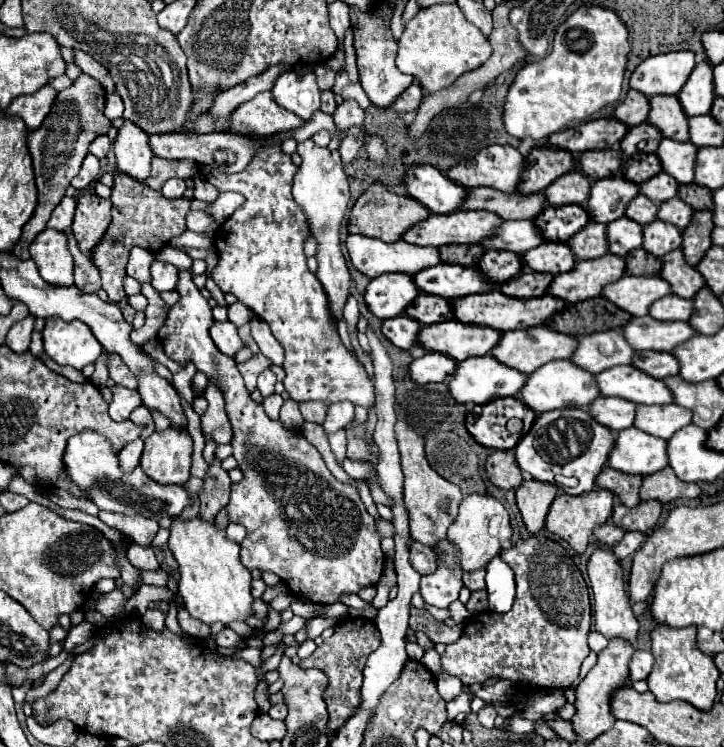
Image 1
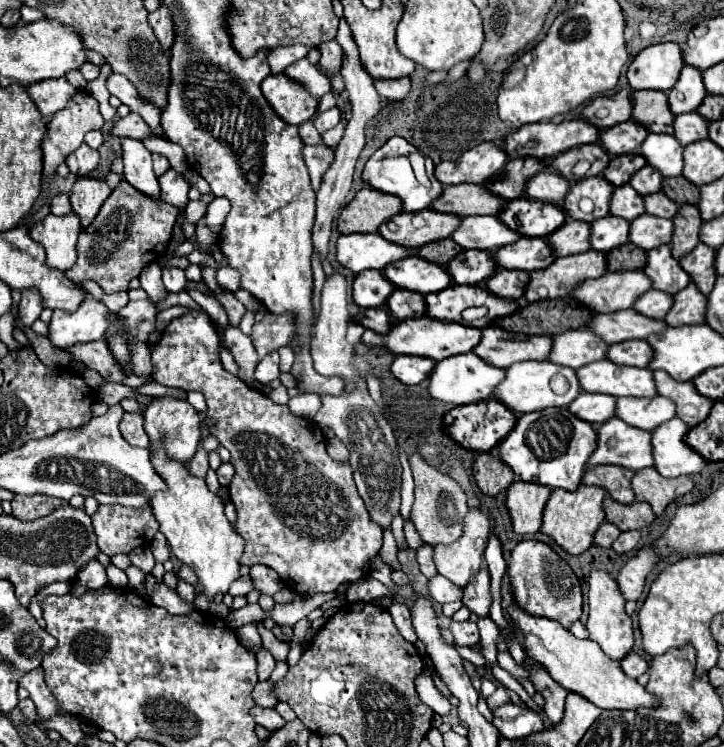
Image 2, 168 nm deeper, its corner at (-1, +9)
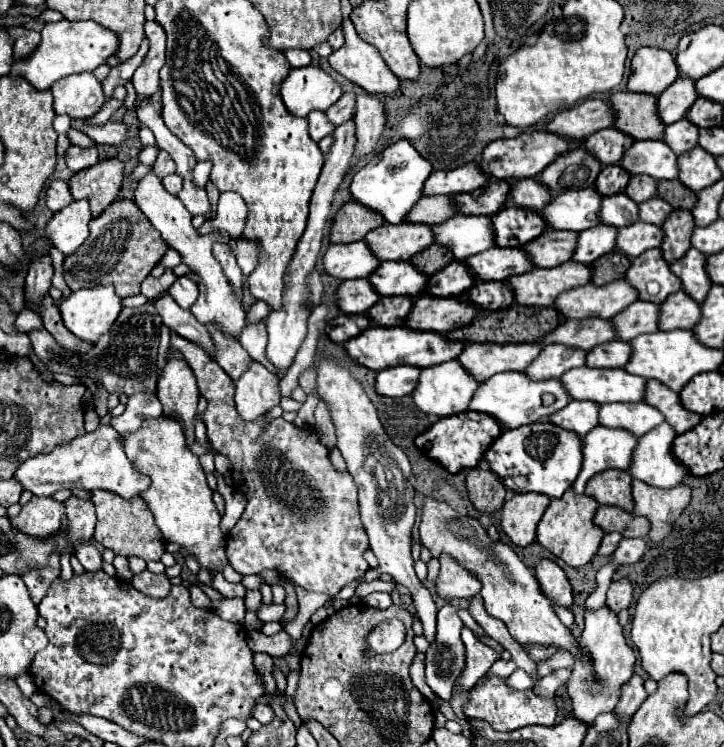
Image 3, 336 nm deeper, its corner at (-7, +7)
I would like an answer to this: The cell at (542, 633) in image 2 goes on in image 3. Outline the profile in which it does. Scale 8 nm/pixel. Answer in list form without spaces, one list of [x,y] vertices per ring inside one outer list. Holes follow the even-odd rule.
[[[428,497],[424,501],[424,513],[420,521],[420,539],[422,545],[432,553],[432,557],[440,557],[442,553],[446,553],[462,563],[462,567],[468,569],[472,575],[476,575],[476,579],[482,583],[480,597],[484,601],[486,613],[494,619],[500,619],[520,645],[554,643],[560,647],[560,651],[570,651],[574,657],[580,653],[578,641],[574,641],[568,627],[562,625],[562,621],[556,617],[550,599],[542,595],[532,571],[518,559],[510,545],[492,541],[478,519],[458,517],[458,513],[444,501]]]

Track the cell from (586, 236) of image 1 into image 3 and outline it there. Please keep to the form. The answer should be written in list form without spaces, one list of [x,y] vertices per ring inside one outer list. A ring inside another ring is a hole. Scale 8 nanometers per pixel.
[[[544,229],[544,233],[540,237],[528,241],[526,247],[520,247],[520,249],[524,249],[524,253],[530,255],[534,267],[550,269],[550,267],[558,267],[558,265],[566,263],[572,257],[574,247],[576,247],[576,233],[574,231],[552,231],[552,229]]]

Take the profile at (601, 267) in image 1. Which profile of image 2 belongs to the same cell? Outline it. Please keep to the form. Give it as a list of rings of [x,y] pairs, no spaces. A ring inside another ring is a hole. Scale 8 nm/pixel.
[[[594,249],[570,257],[558,257],[554,265],[530,273],[530,285],[526,287],[524,297],[534,303],[542,299],[560,299],[572,293],[574,287],[582,281],[600,277],[606,273],[606,255]]]

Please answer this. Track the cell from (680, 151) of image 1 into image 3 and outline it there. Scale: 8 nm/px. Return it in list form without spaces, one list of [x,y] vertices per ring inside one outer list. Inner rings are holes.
[[[660,139],[634,141],[624,157],[620,159],[620,167],[630,175],[650,175],[654,179],[676,179],[678,165],[672,149]]]

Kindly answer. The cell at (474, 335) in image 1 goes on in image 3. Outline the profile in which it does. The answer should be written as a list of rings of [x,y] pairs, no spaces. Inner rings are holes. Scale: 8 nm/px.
[[[368,327],[356,339],[346,341],[344,347],[346,347],[348,357],[356,365],[368,367],[372,371],[382,371],[396,365],[412,365],[412,367],[422,369],[422,367],[456,359],[462,353],[464,343],[448,341],[446,337],[430,333],[430,331],[412,331],[408,327]]]

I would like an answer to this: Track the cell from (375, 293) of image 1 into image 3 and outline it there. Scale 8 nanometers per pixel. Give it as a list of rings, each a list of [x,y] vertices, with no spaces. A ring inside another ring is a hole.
[[[352,279],[340,283],[336,297],[336,305],[342,313],[364,315],[378,301],[380,295],[372,289],[368,279]]]

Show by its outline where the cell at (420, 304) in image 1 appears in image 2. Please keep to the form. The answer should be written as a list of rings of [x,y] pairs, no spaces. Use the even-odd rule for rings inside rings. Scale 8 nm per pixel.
[[[396,289],[388,301],[386,309],[394,319],[414,319],[426,315],[426,297],[422,293],[410,293],[406,289]]]

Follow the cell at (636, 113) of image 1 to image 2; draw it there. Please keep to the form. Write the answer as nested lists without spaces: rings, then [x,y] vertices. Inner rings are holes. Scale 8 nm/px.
[[[626,87],[608,97],[596,97],[584,111],[584,119],[592,125],[606,129],[618,123],[624,123],[632,117],[632,89]]]

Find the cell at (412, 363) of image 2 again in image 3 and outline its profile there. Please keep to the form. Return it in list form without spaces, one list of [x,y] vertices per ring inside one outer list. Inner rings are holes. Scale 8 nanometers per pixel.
[[[390,367],[376,373],[376,391],[382,397],[404,397],[416,387],[418,367]]]

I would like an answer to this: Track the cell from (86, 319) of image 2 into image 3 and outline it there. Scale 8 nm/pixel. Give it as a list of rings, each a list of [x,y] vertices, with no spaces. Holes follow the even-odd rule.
[[[112,285],[80,289],[60,303],[64,325],[88,343],[94,343],[100,335],[108,333],[120,311],[122,299],[114,293]]]

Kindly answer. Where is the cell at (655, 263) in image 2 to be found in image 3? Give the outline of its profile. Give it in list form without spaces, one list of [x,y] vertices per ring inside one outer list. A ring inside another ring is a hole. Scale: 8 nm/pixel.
[[[648,249],[640,257],[632,259],[624,277],[632,287],[636,287],[640,301],[662,303],[668,295],[680,291],[682,287],[680,279],[668,269],[668,263],[664,261],[660,249]],[[650,281],[656,281],[660,285],[660,291],[656,295],[648,295],[646,291],[646,285]]]

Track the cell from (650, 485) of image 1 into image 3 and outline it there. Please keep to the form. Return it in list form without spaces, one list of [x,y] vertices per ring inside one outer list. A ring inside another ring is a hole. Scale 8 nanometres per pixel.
[[[642,481],[632,483],[634,515],[642,515],[650,521],[648,541],[660,543],[672,531],[670,527],[690,503],[690,487],[676,485],[670,489],[656,489]]]

